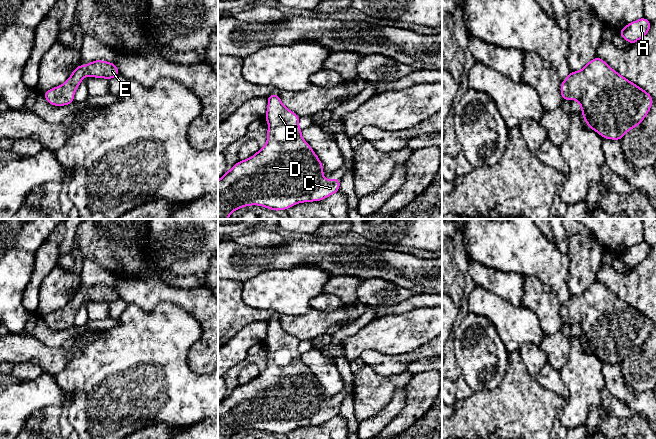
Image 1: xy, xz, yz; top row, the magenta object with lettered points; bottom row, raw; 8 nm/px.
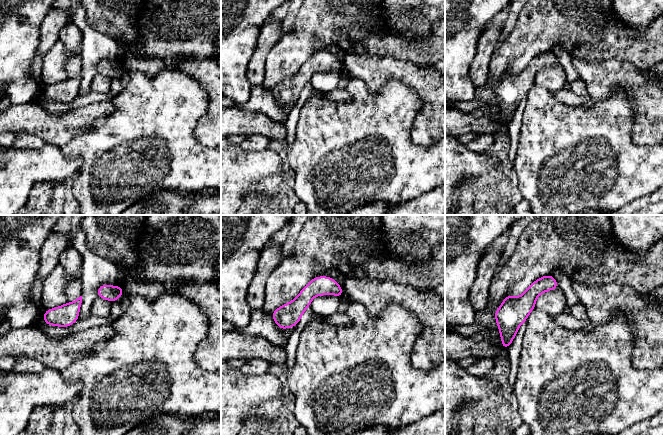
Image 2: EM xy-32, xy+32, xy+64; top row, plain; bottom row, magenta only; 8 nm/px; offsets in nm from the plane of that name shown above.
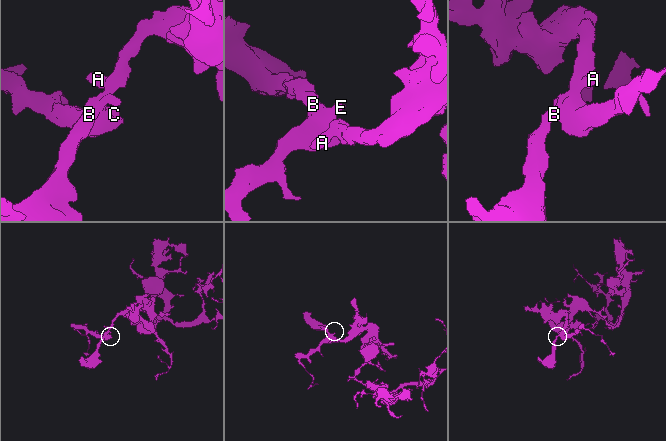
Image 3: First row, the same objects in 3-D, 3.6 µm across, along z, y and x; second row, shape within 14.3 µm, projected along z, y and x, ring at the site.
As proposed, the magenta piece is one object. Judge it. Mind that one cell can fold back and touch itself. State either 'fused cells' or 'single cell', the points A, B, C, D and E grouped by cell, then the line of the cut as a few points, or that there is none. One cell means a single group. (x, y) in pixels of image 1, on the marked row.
single cell | A B C D E | no cut

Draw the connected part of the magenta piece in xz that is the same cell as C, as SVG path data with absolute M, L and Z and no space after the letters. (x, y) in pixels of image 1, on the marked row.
M276 93L267 97L268 107L264 119L268 122L267 143L252 157L237 162L218 180L218 219L228 219L235 210L259 205L274 211L287 210L302 202L321 201L339 192L341 179L323 179L324 167L311 146L303 139L299 127L300 116L287 109Z

